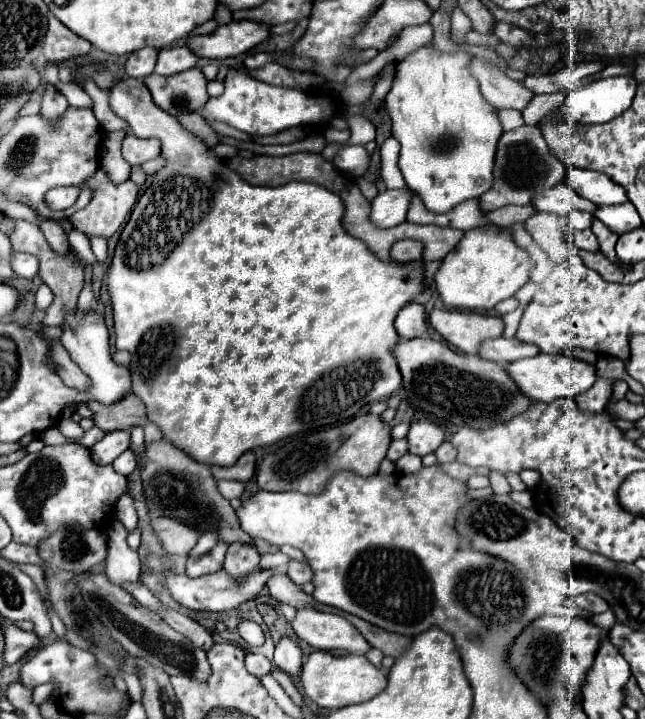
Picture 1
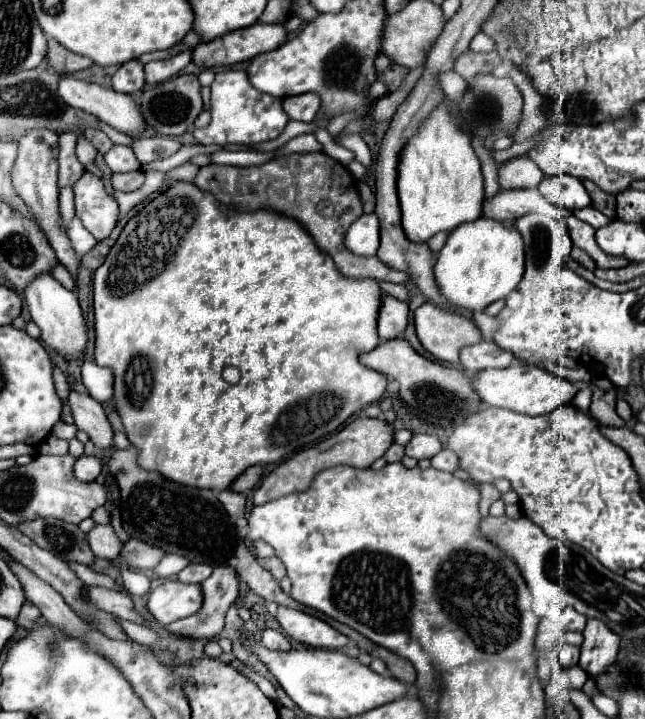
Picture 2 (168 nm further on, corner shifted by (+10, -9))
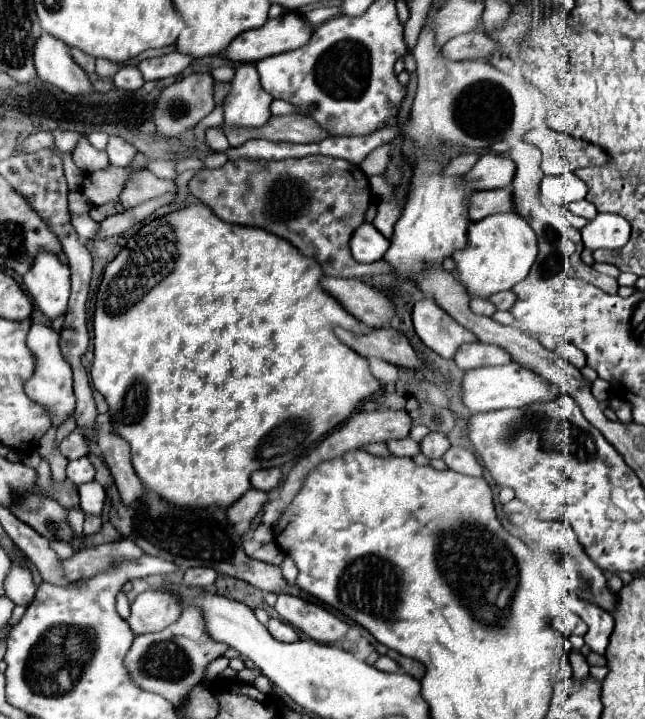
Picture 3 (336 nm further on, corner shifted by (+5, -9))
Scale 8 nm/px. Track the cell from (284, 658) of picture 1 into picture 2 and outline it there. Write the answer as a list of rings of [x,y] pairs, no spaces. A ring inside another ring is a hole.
[[[264,630],[264,634],[262,634],[262,644],[264,644],[268,650],[290,650],[290,648],[292,648],[292,646],[290,646],[290,640],[288,640],[284,634],[276,632],[276,630]]]

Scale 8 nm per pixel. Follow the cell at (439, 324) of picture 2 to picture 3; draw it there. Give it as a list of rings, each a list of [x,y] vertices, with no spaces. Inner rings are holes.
[[[425,298],[413,306],[413,326],[417,336],[443,358],[453,358],[463,342],[475,342],[475,334],[455,322],[433,298]]]

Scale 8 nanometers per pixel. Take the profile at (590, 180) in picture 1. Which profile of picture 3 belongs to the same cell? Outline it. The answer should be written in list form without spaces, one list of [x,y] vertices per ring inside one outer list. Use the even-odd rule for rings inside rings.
[[[573,174],[545,176],[541,182],[541,196],[543,196],[543,200],[551,200],[551,202],[563,206],[569,200],[585,198],[585,184],[581,180],[577,180],[577,176],[573,176]]]

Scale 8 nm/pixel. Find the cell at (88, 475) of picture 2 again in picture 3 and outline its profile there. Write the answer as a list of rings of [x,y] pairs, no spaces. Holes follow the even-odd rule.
[[[87,456],[77,458],[77,460],[71,460],[71,462],[67,464],[67,478],[69,478],[75,486],[85,484],[85,482],[91,482],[93,476],[95,476],[95,468],[93,468],[93,464],[89,462]]]

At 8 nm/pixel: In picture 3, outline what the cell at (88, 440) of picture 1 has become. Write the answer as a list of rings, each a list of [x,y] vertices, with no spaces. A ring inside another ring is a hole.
[[[75,430],[61,442],[59,450],[67,460],[75,460],[79,456],[85,456],[85,442],[83,442],[83,438],[79,438],[79,432]]]

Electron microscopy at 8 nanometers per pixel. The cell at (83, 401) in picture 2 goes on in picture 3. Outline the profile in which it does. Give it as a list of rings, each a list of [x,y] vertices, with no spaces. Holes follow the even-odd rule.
[[[111,430],[99,432],[97,438],[99,438],[97,444],[99,444],[101,452],[105,454],[105,462],[111,470],[111,476],[121,494],[121,500],[125,502],[125,506],[137,504],[137,500],[143,496],[145,488],[131,466],[127,442],[123,438],[117,438],[115,434],[111,434]]]

